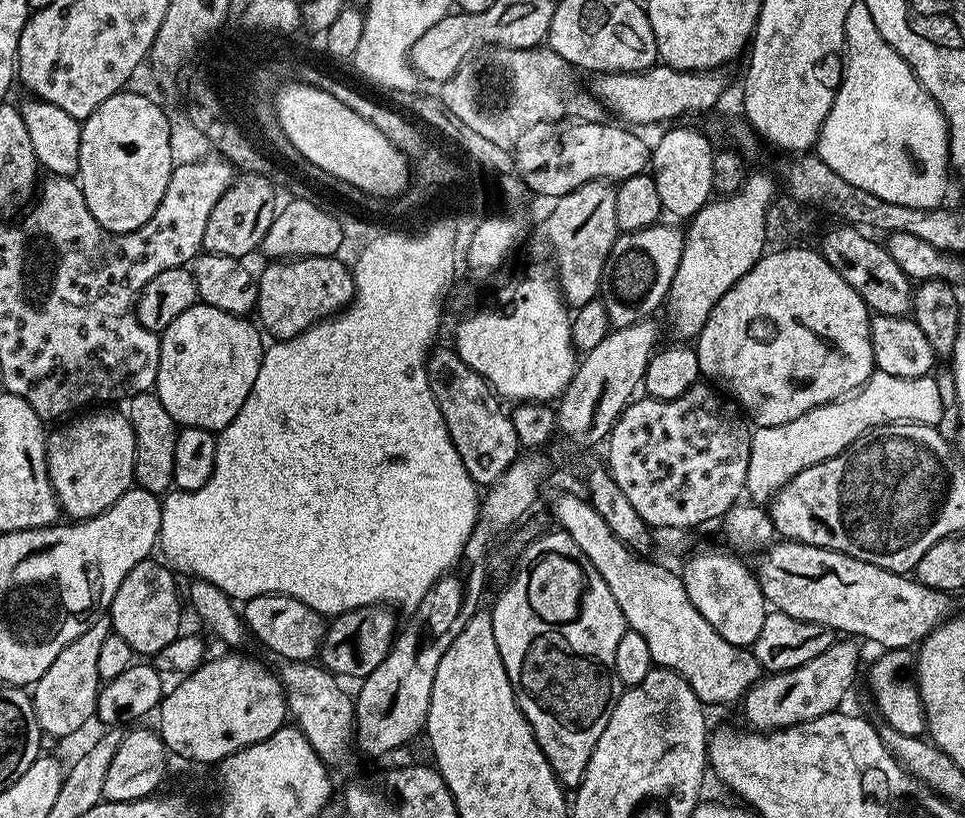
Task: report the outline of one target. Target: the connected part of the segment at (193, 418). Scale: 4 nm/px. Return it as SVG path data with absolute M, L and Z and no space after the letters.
M197 302L190 306L190 310L178 314L178 318L159 333L160 358L154 395L160 399L162 406L166 406L177 425L219 430L235 418L238 410L242 410L242 402L246 402L250 386L254 386L254 378L258 378L260 360L266 347L265 341L260 341L261 329L250 321L232 312L218 310L218 306Z

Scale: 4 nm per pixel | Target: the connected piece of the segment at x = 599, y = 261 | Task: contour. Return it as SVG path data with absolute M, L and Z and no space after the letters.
M602 180L586 182L582 186L578 186L578 190L570 190L570 194L555 197L556 209L543 220L537 232L537 239L542 242L548 236L552 236L552 243L547 247L556 253L556 264L560 267L558 283L569 305L579 306L597 299L603 266L618 235L616 219L614 218L615 197L616 189L611 183Z

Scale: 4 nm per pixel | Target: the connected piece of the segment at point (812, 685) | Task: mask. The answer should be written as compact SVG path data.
M852 638L837 639L836 641L833 641L831 647L824 650L822 654L818 655L818 657L812 659L810 662L806 662L794 670L773 673L758 680L751 688L748 689L748 692L742 701L742 707L744 707L744 718L749 723L747 725L755 731L773 731L777 728L788 728L790 725L800 724L802 721L812 721L816 717L822 717L827 713L837 711L843 705L841 702L845 698L856 674L856 668L860 660L860 648L857 644L859 643Z

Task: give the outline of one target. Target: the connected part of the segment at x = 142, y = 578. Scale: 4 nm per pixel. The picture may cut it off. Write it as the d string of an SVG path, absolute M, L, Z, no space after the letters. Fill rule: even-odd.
M152 558L142 561L126 574L126 578L122 578L122 586L118 586L110 609L112 632L124 638L133 653L140 655L141 652L144 655L141 657L144 658L155 656L158 650L162 650L162 646L170 646L170 642L174 642L182 632L180 628L182 592L176 589L177 577L171 567L163 563L155 564L154 561Z

